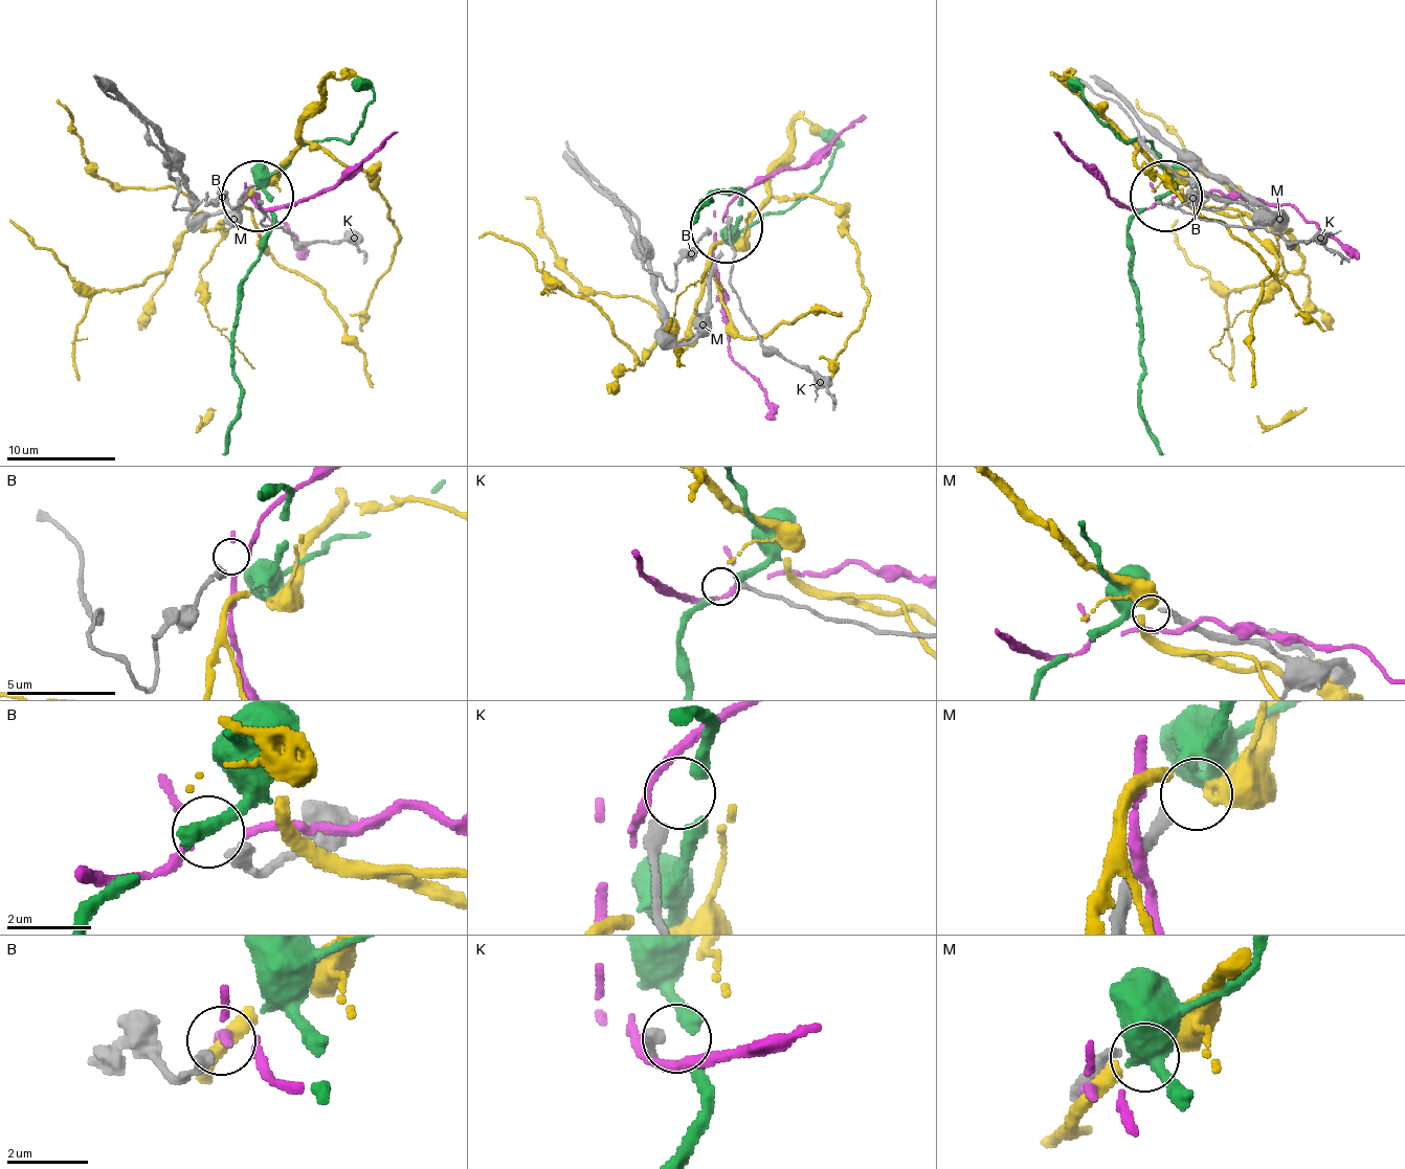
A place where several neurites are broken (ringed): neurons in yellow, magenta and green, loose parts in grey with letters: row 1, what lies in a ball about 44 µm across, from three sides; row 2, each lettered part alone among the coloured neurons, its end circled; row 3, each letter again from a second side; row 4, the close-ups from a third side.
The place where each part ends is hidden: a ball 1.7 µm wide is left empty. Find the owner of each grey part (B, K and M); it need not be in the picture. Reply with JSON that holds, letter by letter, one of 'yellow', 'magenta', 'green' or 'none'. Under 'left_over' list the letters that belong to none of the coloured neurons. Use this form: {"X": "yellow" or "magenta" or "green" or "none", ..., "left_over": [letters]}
{"B": "magenta", "K": "none", "M": "green", "left_over": ["K"]}

